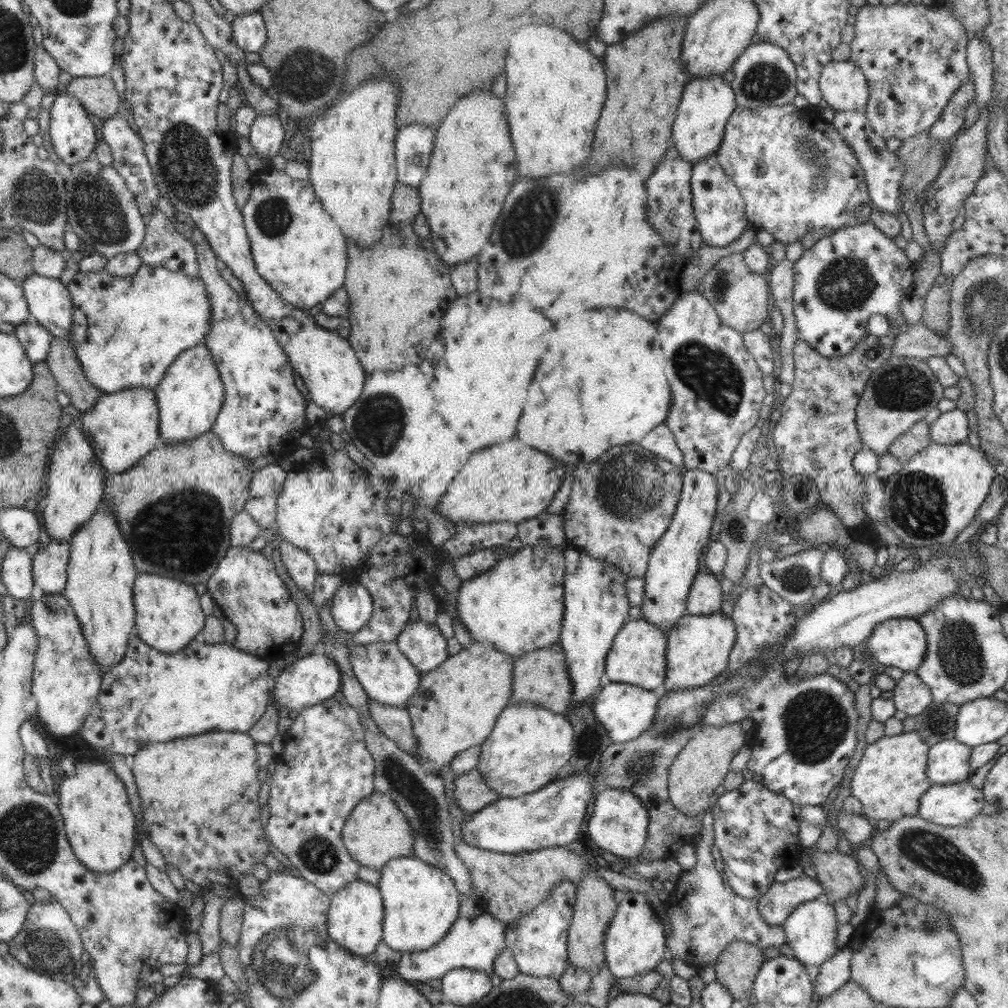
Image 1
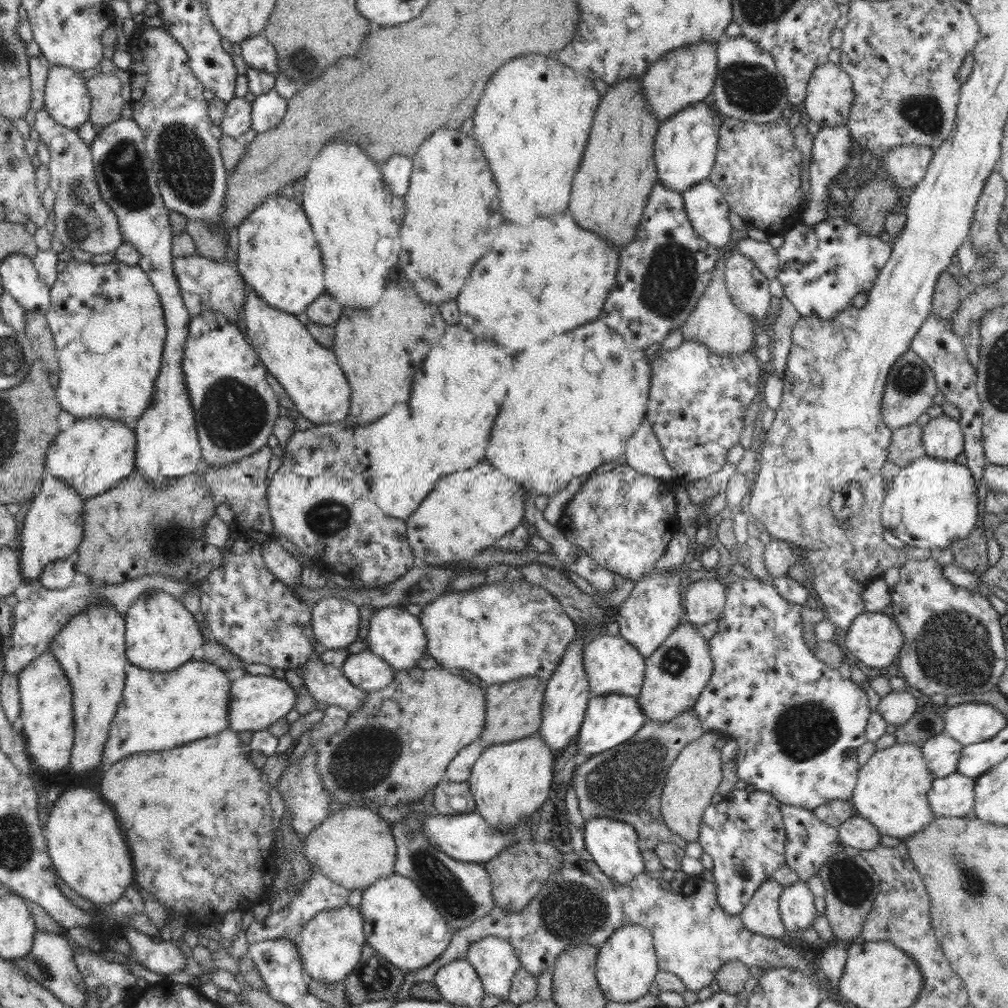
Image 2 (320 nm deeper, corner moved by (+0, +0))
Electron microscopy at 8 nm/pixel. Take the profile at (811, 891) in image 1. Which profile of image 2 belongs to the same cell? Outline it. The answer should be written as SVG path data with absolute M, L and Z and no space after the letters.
M774 879L760 884L758 891L750 898L740 914L742 923L748 931L762 936L781 939L786 932L779 912L779 899L784 886Z

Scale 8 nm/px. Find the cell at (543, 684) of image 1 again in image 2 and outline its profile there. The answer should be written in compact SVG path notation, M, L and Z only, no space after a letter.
M538 676L510 681L510 683L492 684L485 688L486 710L485 727L481 739L486 747L506 744L512 740L520 740L534 734L542 722L542 705L547 682Z

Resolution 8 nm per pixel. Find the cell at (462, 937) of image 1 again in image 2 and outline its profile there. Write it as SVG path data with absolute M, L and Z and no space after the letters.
M497 936L476 940L470 944L465 959L480 977L485 994L507 1000L513 976L521 968L507 940Z

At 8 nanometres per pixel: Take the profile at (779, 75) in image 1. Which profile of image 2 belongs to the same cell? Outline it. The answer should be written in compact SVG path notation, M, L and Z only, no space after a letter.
M742 34L718 42L716 57L718 72L711 94L715 100L713 106L721 115L766 124L789 112L791 107L784 77L778 73L774 58L755 42Z

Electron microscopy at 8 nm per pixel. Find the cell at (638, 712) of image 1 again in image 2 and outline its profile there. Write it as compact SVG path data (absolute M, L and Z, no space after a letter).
M614 693L590 696L586 714L578 733L577 750L580 754L590 757L617 747L632 738L644 726L646 719L648 719L647 716L634 696L622 696Z

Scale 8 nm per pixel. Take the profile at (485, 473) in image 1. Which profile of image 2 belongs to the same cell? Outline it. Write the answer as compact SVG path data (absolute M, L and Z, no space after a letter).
M478 464L466 472L440 477L430 494L405 521L407 540L418 564L436 567L472 560L520 525L528 492L522 484L504 476L490 464Z

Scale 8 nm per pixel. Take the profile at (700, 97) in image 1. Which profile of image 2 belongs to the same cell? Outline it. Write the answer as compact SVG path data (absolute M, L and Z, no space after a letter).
M700 101L660 122L655 138L654 162L657 180L666 188L681 194L709 178L718 150L720 115L714 106Z

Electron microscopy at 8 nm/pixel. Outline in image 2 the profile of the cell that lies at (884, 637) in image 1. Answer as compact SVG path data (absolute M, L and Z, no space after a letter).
M866 611L856 616L848 627L845 644L865 666L886 668L901 651L904 637L887 611Z

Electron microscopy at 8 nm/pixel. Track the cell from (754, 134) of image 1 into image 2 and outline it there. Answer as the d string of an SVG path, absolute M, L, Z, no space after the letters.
M788 113L766 124L746 122L737 118L726 117L719 128L718 150L709 179L722 191L730 211L738 214L746 225L752 225L768 236L784 236L794 225L802 222L802 154L795 145L794 135L788 127Z

